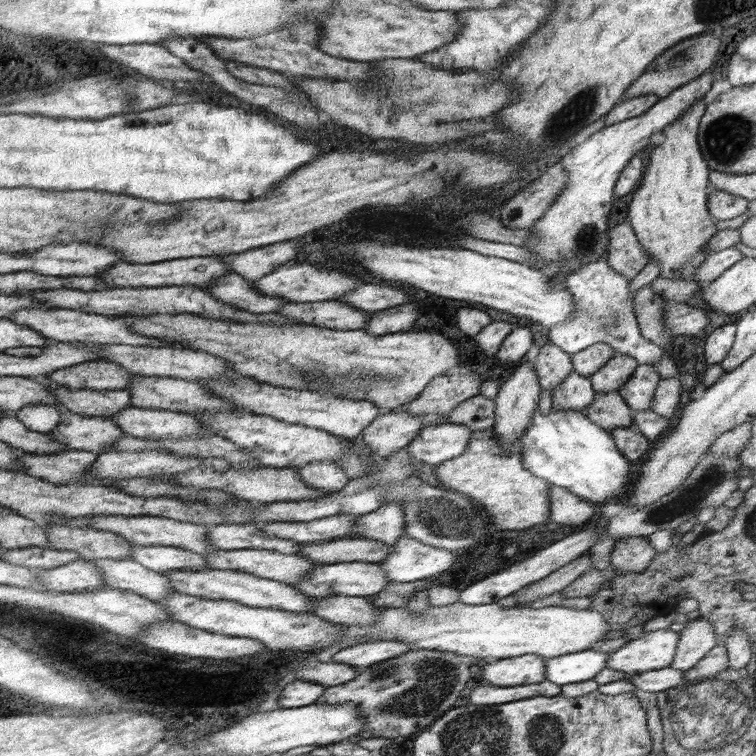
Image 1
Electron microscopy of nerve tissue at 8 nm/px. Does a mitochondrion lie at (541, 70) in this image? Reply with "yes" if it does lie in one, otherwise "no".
no

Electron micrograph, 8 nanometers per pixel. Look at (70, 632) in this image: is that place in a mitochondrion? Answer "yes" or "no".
no

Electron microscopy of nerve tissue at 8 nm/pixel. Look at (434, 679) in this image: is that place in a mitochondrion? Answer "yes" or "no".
yes

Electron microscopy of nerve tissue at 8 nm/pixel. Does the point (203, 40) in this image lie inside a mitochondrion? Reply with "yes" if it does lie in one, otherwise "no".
no

